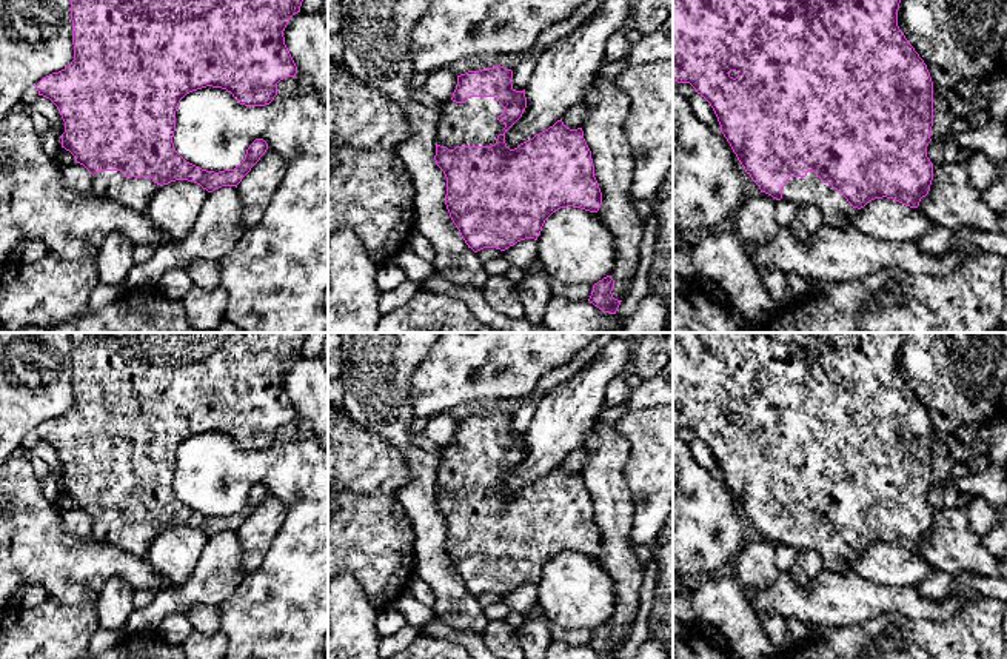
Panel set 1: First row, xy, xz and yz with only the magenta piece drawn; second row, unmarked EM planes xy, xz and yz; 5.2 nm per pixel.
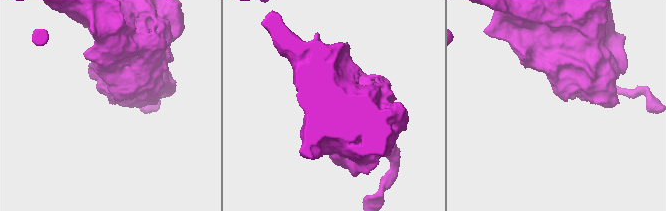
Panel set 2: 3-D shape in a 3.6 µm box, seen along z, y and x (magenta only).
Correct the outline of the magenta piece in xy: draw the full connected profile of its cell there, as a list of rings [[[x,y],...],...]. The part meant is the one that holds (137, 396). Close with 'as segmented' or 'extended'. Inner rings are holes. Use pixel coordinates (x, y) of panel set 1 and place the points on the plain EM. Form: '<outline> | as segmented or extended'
[[[66,333],[71,342],[72,390],[74,405],[59,417],[43,422],[37,430],[38,440],[49,443],[59,454],[65,477],[62,479],[62,493],[69,496],[75,507],[83,510],[92,519],[91,536],[97,542],[114,545],[135,557],[145,557],[152,539],[163,530],[176,525],[188,525],[200,530],[208,537],[222,531],[236,531],[251,516],[251,513],[266,497],[268,488],[256,483],[246,494],[245,503],[234,514],[206,516],[186,507],[174,493],[172,482],[176,476],[176,456],[180,445],[197,434],[212,431],[222,433],[245,451],[269,450],[277,440],[277,428],[286,422],[296,422],[297,411],[285,390],[283,376],[289,363],[300,357],[300,351],[308,333]]] | extended

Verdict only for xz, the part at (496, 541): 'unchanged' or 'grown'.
grown

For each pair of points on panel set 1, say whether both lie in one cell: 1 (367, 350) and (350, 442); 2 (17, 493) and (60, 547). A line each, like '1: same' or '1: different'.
1: different
2: same

